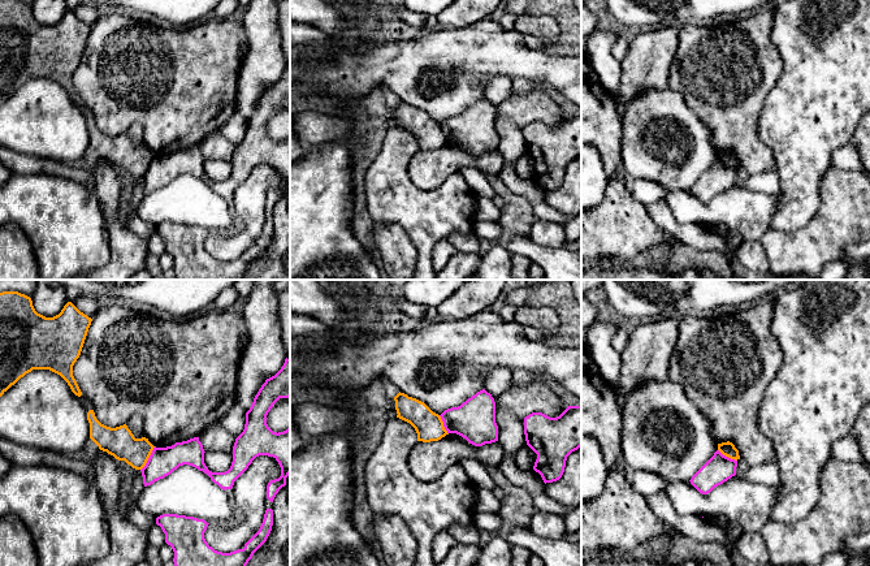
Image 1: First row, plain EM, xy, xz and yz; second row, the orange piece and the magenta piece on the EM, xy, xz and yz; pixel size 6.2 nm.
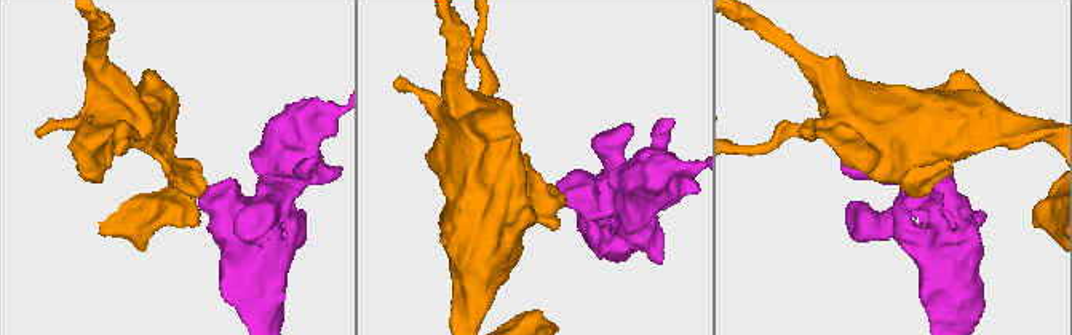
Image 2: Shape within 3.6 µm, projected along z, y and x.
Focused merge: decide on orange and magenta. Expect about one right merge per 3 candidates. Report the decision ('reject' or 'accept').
reject

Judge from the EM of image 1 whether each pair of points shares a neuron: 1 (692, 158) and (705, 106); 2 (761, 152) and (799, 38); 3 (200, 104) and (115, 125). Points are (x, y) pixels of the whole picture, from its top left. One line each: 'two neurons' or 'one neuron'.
1: two neurons
2: two neurons
3: one neuron

